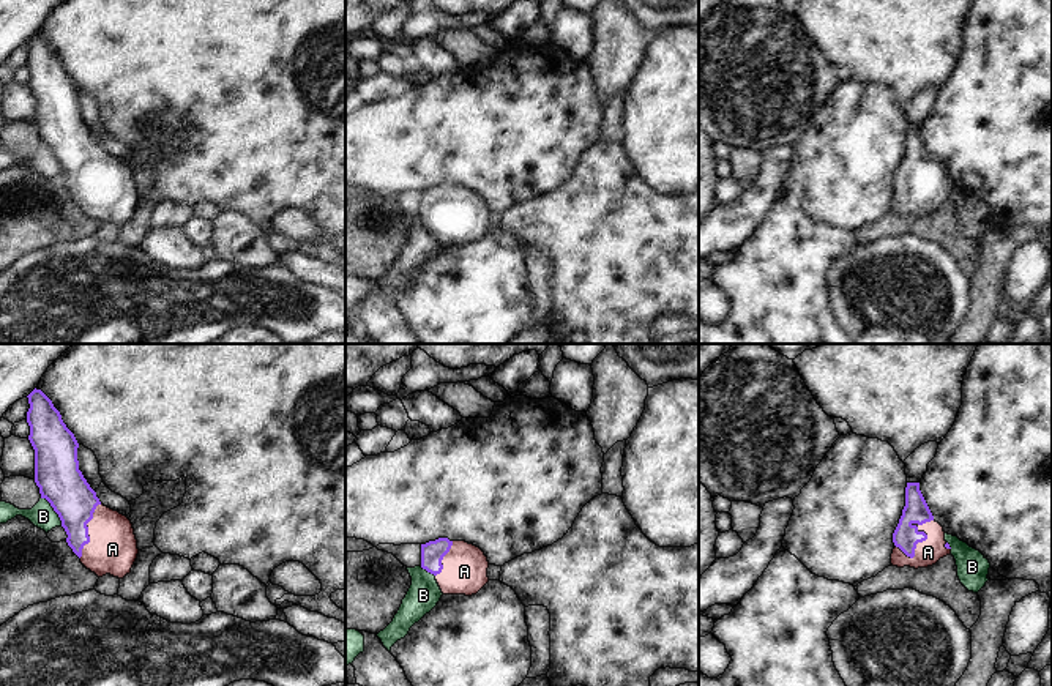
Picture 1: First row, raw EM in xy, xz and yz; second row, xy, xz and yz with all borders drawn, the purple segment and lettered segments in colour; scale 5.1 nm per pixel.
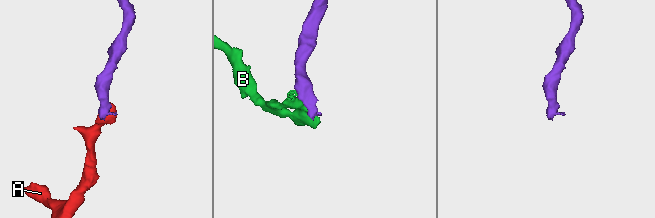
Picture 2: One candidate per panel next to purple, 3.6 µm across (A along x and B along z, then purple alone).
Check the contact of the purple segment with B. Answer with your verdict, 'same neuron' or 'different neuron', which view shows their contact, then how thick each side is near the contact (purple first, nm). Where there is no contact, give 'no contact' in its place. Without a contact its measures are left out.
different neuron; meets purple in xy; 240 nm thick on the purple side, 130 nm on the other

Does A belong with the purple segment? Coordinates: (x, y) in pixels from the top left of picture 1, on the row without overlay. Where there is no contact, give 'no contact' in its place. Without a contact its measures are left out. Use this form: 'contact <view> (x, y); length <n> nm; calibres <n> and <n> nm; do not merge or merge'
contact yz (920, 188); length 240 nm; calibres 140 and 130 nm; merge

